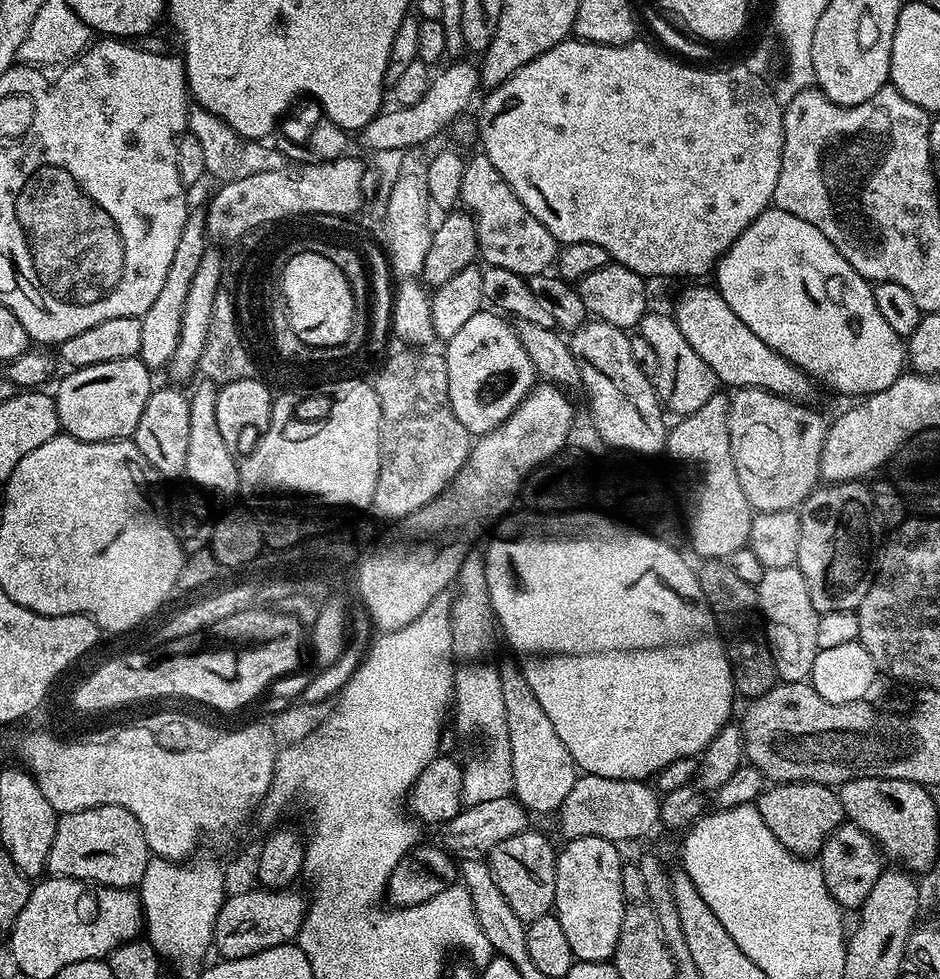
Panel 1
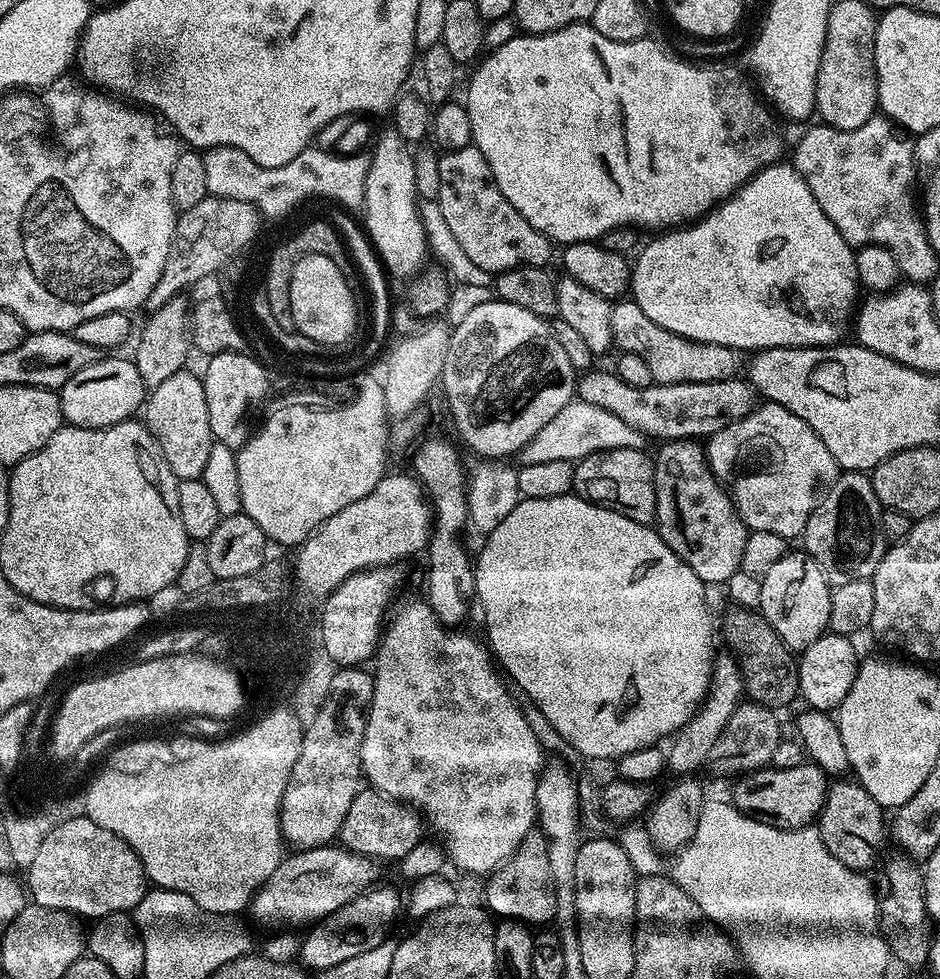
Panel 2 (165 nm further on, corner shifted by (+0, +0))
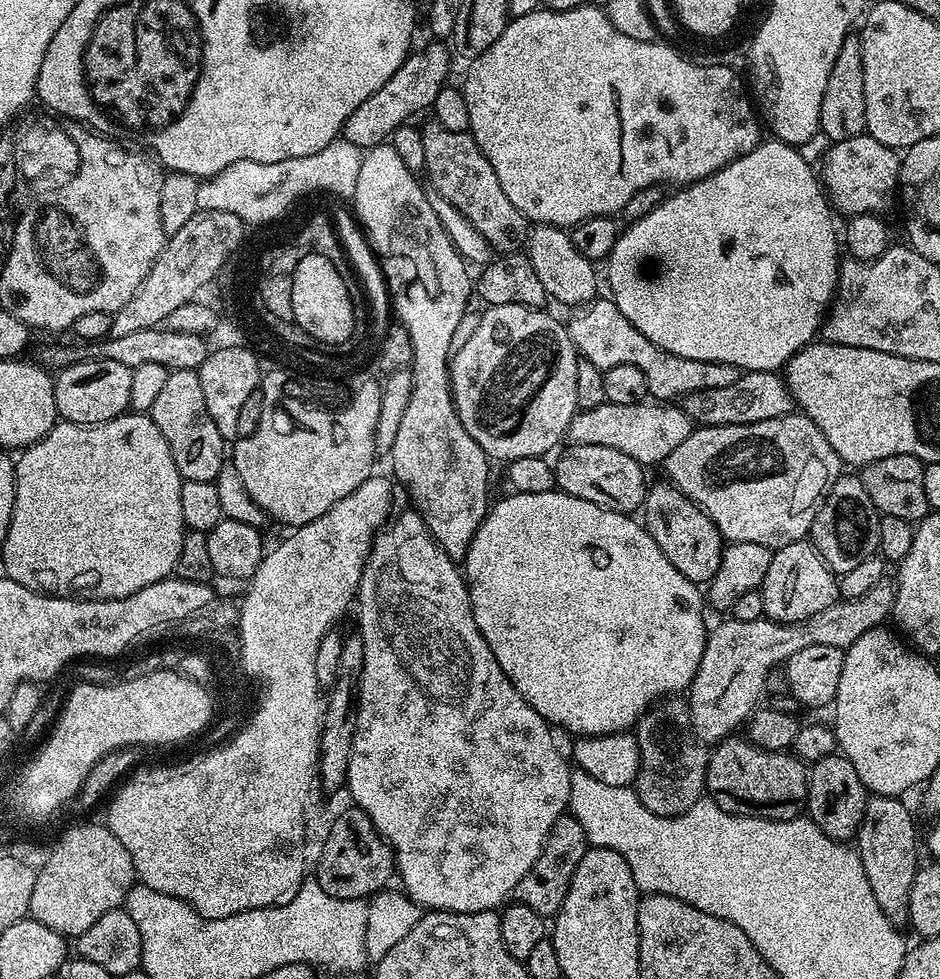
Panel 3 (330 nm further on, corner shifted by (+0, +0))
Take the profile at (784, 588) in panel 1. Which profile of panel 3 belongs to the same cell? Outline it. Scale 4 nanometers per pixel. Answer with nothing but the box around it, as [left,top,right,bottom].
[758,540,838,624]

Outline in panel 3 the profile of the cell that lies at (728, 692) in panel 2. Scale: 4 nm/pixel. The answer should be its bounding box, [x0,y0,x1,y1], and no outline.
[686,578,895,746]

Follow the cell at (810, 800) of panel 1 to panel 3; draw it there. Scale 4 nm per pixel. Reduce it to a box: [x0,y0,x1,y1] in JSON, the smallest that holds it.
[706,734,809,820]

